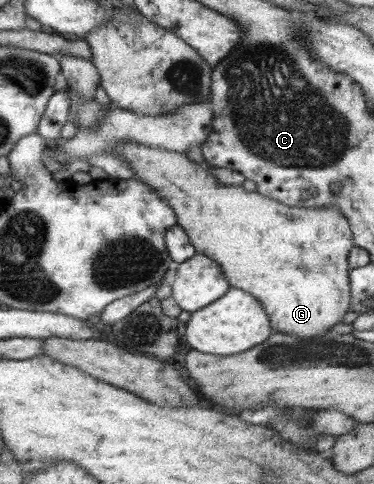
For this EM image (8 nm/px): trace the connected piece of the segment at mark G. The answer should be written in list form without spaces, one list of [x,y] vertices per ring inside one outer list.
[[[135,143],[115,145],[110,152],[124,157],[134,169],[134,178],[162,195],[177,214],[177,224],[186,231],[198,253],[211,257],[224,270],[234,288],[258,296],[270,308],[273,331],[311,339],[326,333],[342,320],[350,306],[349,254],[355,246],[350,221],[338,208],[297,208],[279,204],[258,191],[226,186],[216,180],[205,163],[190,160],[184,152],[151,148]]]

